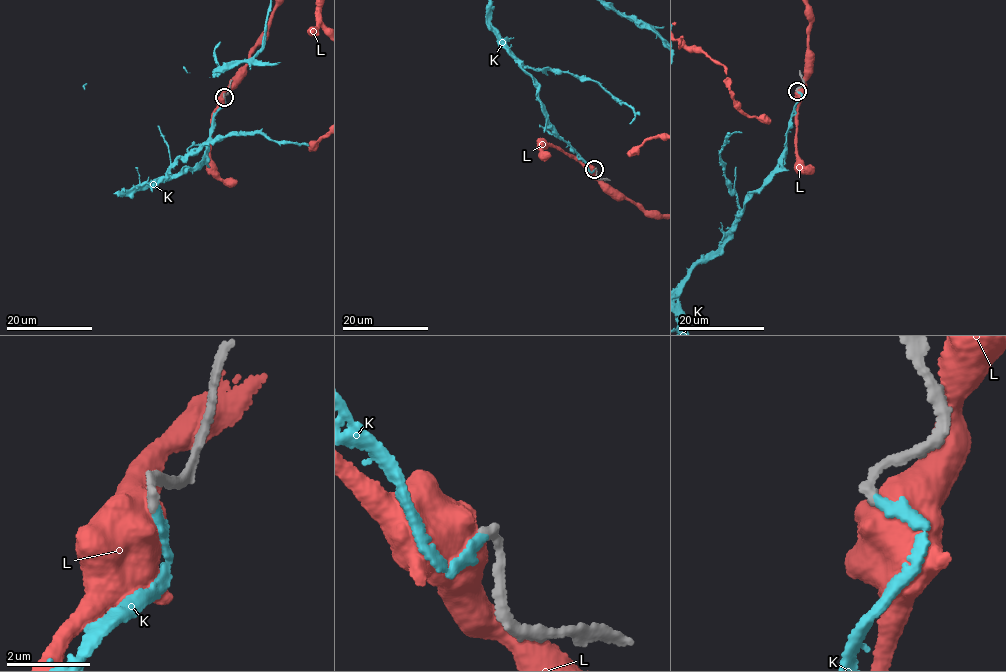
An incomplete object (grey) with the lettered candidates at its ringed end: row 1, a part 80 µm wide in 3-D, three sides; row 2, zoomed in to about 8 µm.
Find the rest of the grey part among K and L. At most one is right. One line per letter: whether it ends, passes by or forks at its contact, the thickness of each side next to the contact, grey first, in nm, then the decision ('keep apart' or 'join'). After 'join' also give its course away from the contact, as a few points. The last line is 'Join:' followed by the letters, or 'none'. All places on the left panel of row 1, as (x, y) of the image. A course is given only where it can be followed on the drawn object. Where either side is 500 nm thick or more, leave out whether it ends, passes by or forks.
K: it ends | 240/200 nm | join
L: 240/750 nm | keep apart
Join: K

